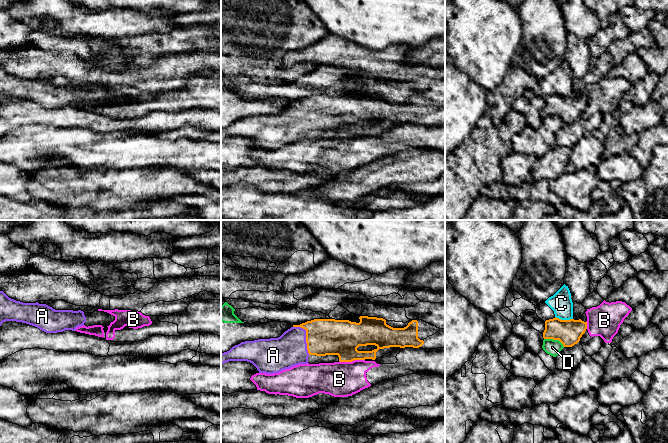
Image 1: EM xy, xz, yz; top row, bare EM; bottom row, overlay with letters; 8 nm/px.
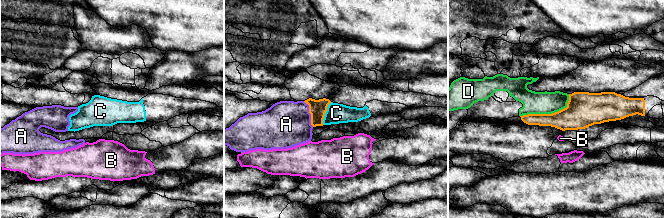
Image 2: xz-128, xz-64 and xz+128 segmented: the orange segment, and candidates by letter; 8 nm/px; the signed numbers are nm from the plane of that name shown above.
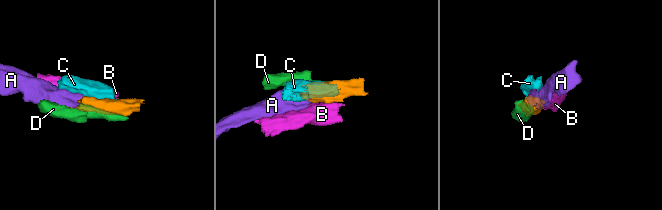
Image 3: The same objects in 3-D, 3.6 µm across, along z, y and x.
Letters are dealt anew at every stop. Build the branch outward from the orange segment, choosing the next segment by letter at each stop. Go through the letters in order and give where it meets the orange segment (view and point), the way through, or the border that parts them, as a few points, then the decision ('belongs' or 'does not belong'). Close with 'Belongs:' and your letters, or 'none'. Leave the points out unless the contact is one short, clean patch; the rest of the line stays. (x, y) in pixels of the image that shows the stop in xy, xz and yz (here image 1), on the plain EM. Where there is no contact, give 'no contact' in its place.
A: contact xz (306, 112); way xz (324, 113), (306, 112), (290, 125); belongs
B: contact xz (351, 137); border xz (364, 135), (339, 137); does not belong
C: contact yz (564, 96); does not belong
D: contact yz (554, 115); does not belong
Belongs: A

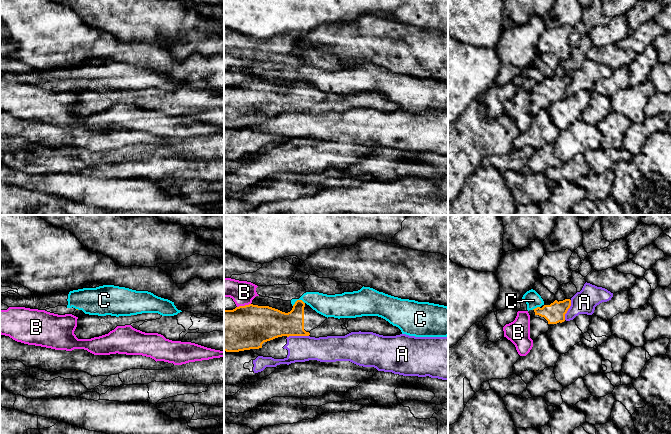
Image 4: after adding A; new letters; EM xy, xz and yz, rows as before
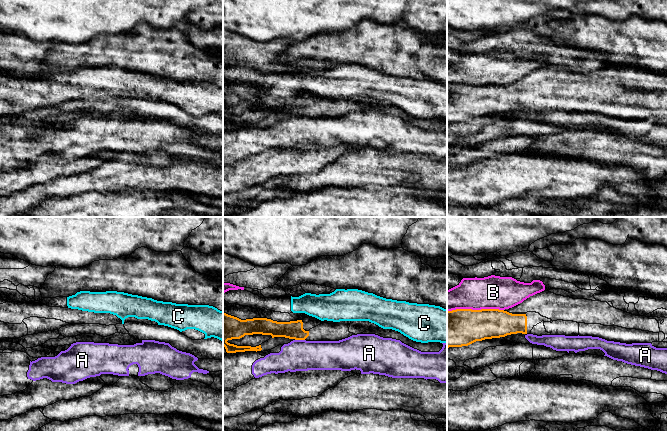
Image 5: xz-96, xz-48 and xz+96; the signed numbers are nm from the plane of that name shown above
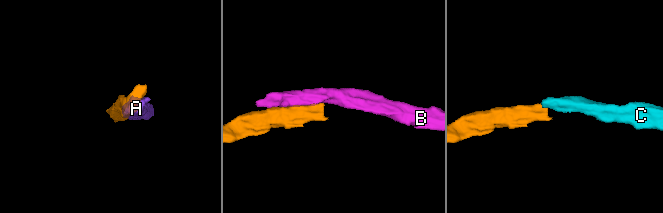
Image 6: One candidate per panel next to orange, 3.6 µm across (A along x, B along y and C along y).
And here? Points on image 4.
A: contact xz (297, 111); border xz (308, 111), (289, 111), (287, 113); does not belong
B: contact xz (243, 82); does not belong
C: contact xz (298, 76); border xz (304, 78), (297, 76), (292, 81); does not belong
Belongs: none

